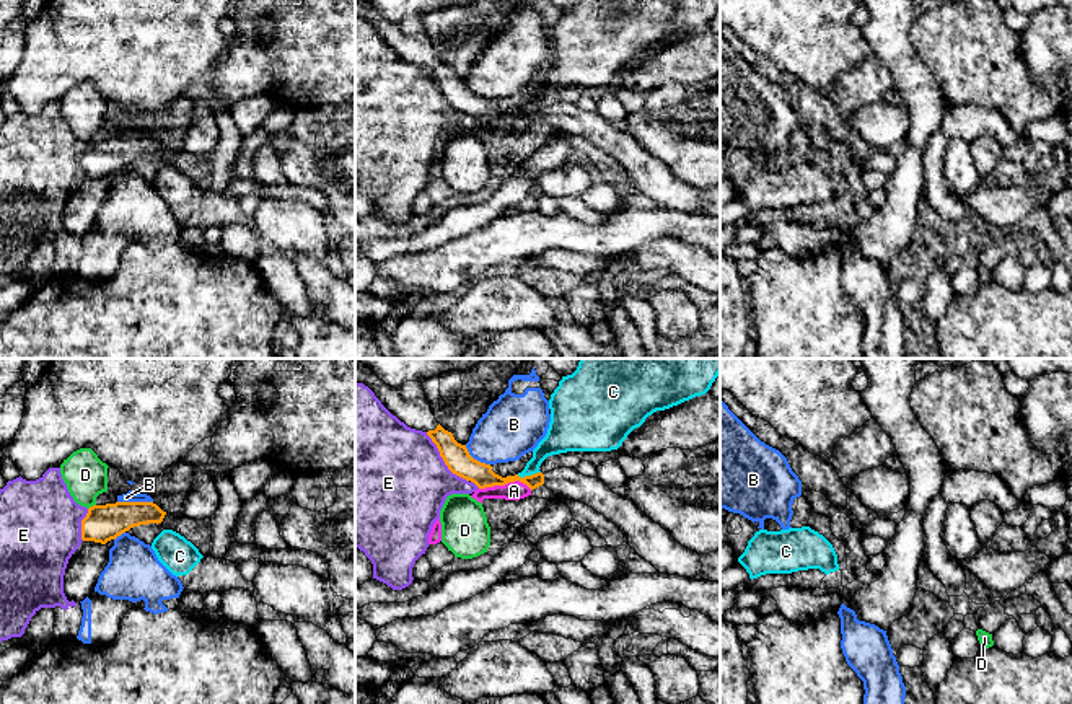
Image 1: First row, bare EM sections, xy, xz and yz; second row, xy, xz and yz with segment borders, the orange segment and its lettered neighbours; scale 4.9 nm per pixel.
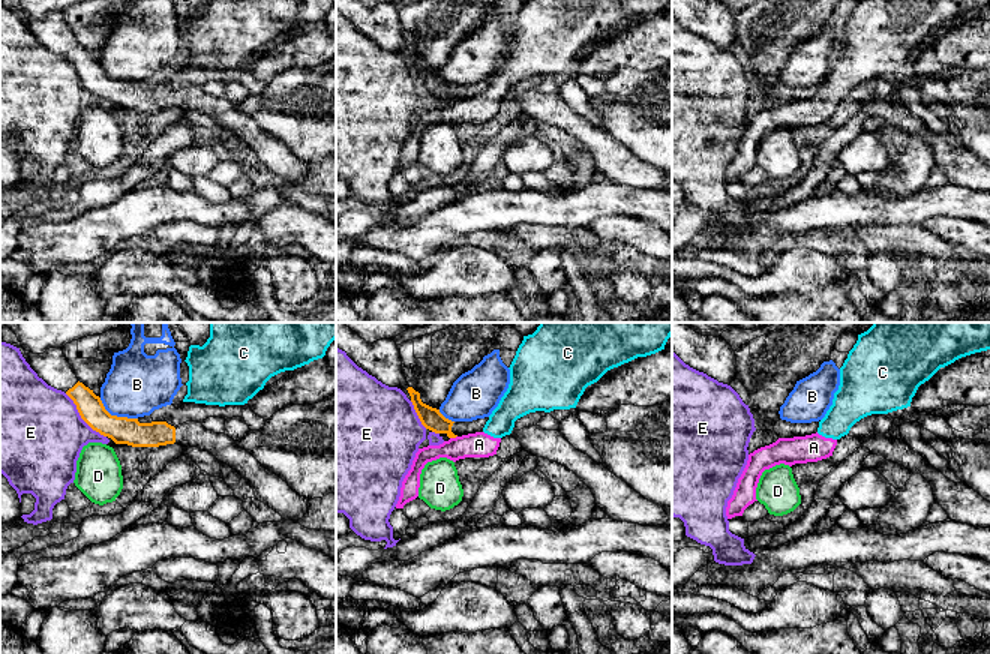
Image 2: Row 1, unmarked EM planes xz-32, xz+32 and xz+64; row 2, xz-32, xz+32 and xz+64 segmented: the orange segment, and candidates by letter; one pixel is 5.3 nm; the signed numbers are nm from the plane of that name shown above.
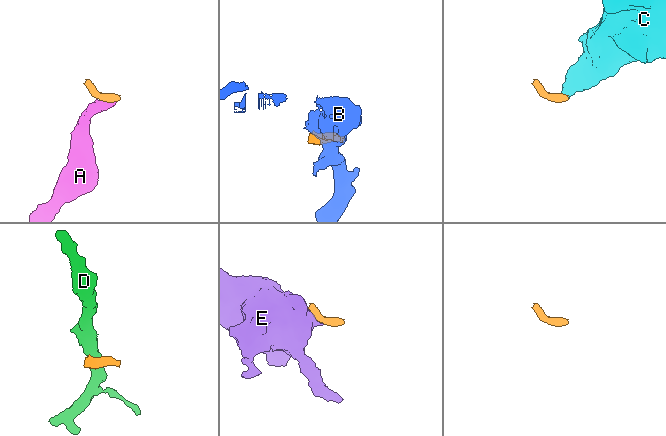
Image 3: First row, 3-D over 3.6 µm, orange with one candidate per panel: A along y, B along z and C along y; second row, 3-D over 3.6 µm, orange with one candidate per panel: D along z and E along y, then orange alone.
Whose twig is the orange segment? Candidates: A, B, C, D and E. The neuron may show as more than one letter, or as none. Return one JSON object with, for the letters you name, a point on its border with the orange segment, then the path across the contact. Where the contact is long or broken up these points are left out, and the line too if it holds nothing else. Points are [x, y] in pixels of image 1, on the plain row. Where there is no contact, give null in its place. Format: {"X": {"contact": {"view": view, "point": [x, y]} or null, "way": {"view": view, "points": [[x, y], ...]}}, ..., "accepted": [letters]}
{"accepted": []}

